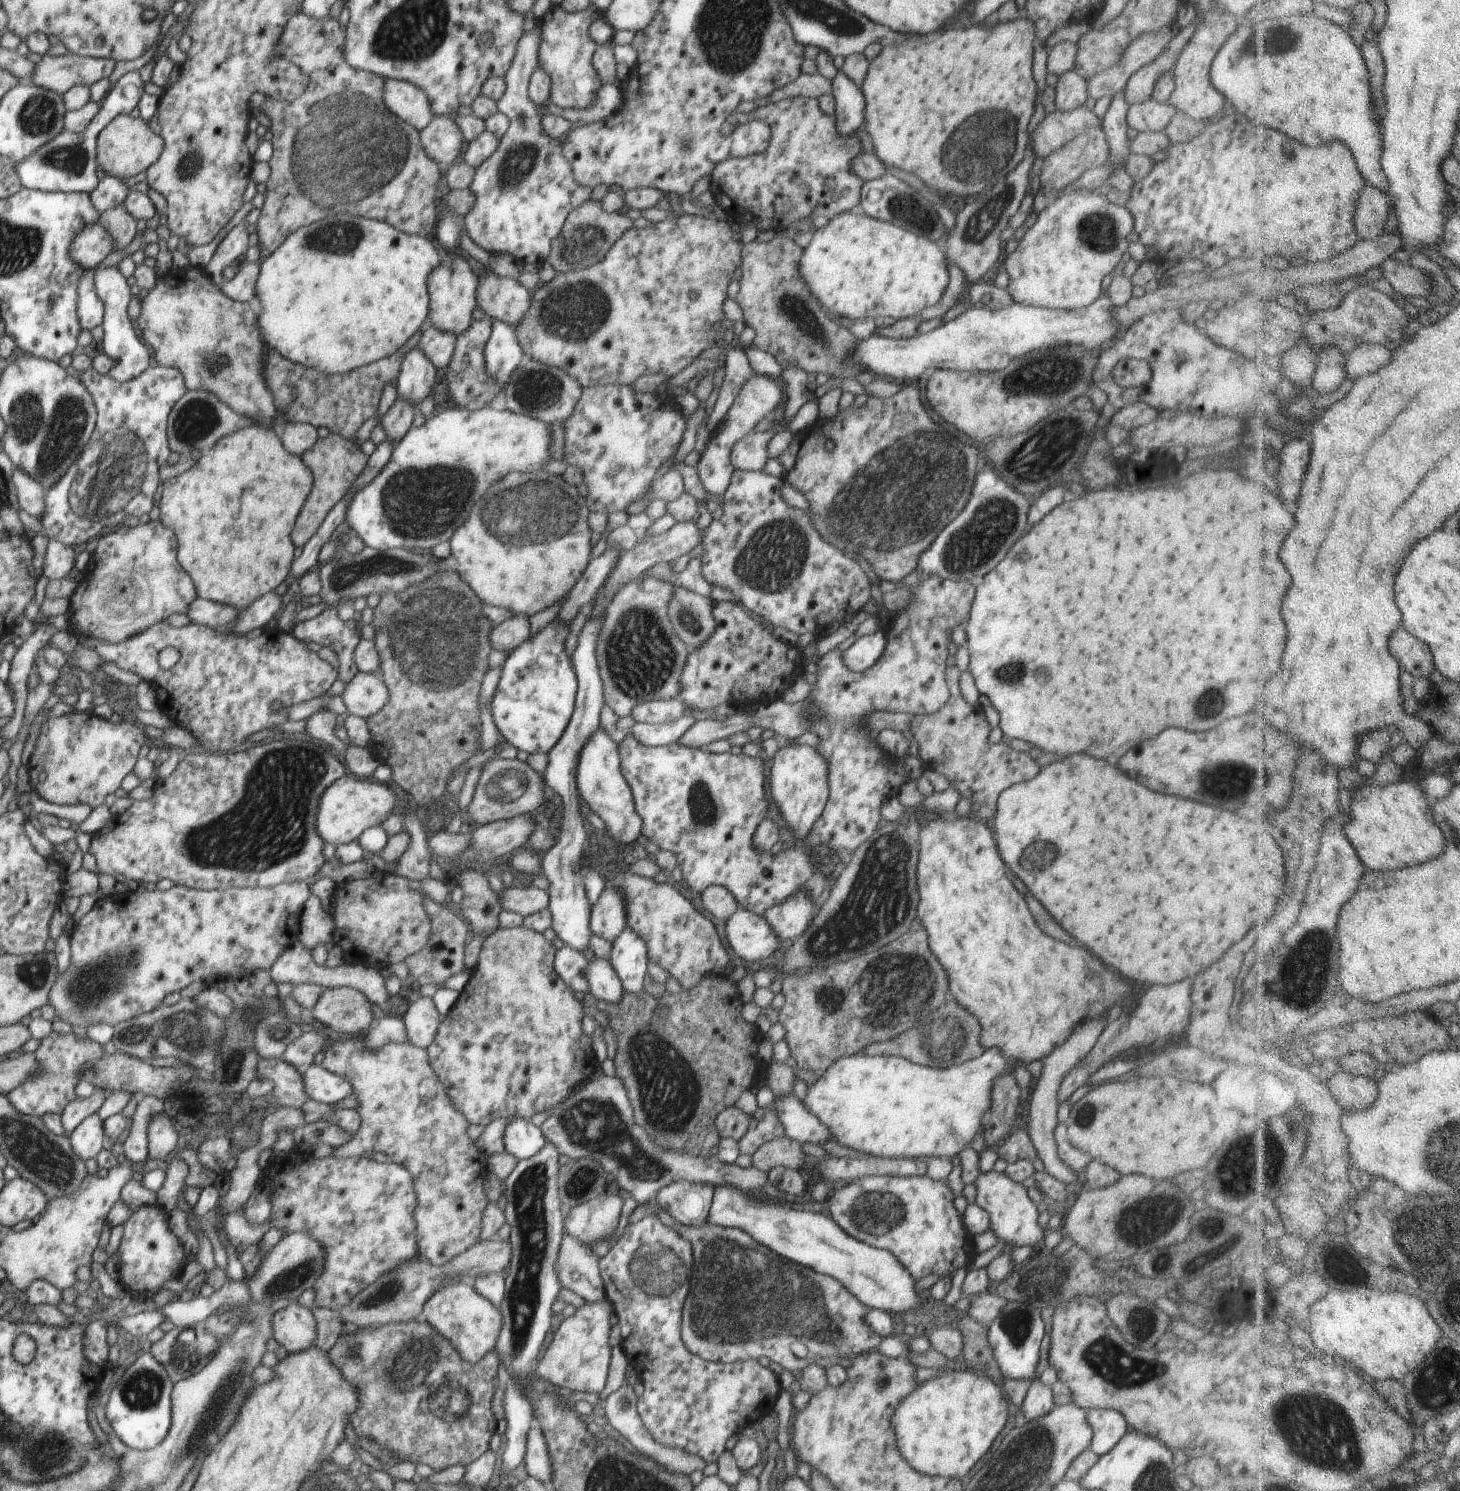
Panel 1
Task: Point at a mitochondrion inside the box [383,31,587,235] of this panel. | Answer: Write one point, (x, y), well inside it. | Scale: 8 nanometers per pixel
(516, 164)

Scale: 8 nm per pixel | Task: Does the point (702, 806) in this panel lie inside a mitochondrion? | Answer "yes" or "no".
yes

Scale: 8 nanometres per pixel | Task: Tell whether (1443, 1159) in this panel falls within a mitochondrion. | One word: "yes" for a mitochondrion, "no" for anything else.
yes

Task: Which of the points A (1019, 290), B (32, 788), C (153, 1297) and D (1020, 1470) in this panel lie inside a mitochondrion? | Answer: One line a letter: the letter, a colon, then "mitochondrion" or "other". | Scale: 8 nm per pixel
A: other
B: other
C: other
D: mitochondrion

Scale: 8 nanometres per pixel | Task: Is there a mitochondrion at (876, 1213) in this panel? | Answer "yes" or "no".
yes

